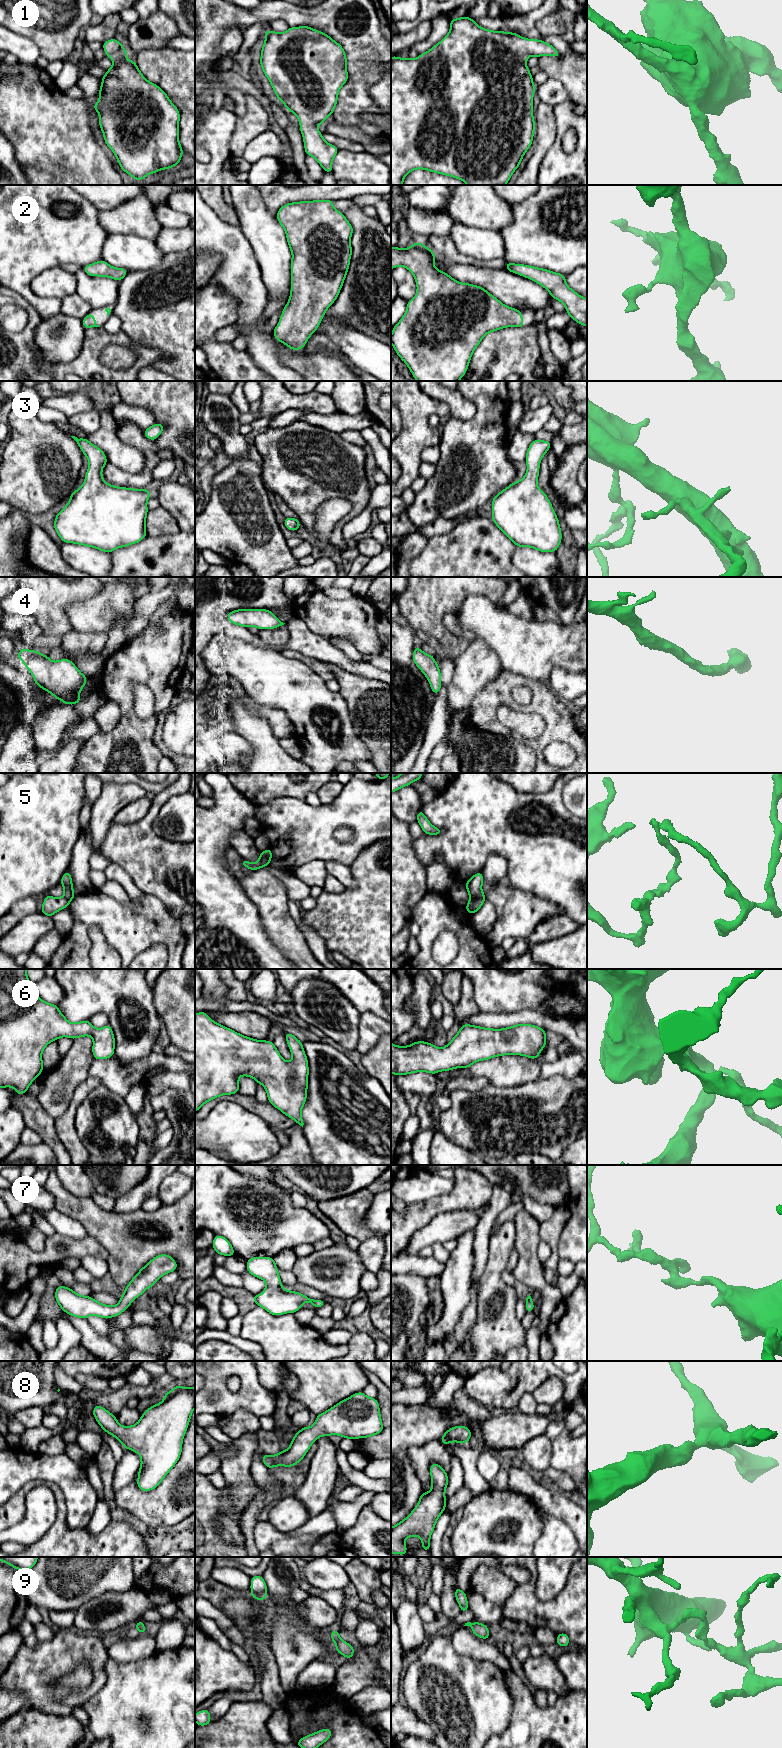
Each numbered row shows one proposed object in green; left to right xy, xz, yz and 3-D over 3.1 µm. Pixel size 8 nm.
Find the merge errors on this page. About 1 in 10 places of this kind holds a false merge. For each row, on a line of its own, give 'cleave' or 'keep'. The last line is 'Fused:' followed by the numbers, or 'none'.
1: keep
2: keep
3: keep
4: keep
5: cleave
6: keep
7: keep
8: keep
9: keep
Fused: 5

